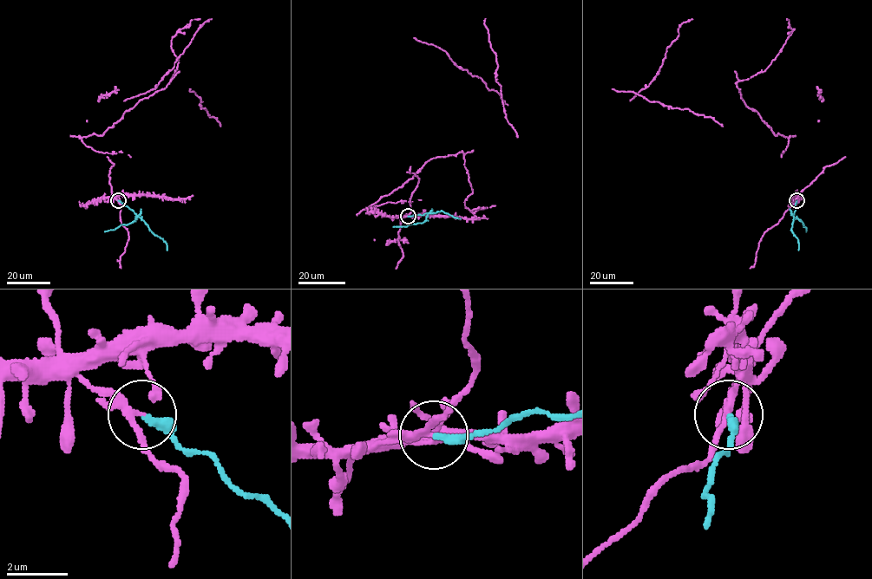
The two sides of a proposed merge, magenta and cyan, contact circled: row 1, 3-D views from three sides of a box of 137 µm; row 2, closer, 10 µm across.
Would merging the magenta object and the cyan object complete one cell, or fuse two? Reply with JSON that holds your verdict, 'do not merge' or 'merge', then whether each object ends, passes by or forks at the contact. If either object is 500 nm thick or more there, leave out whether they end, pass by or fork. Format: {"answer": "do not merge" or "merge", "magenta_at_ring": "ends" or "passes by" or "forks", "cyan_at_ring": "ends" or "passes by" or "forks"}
{"answer": "do not merge", "magenta_at_ring": "passes by", "cyan_at_ring": "ends"}

